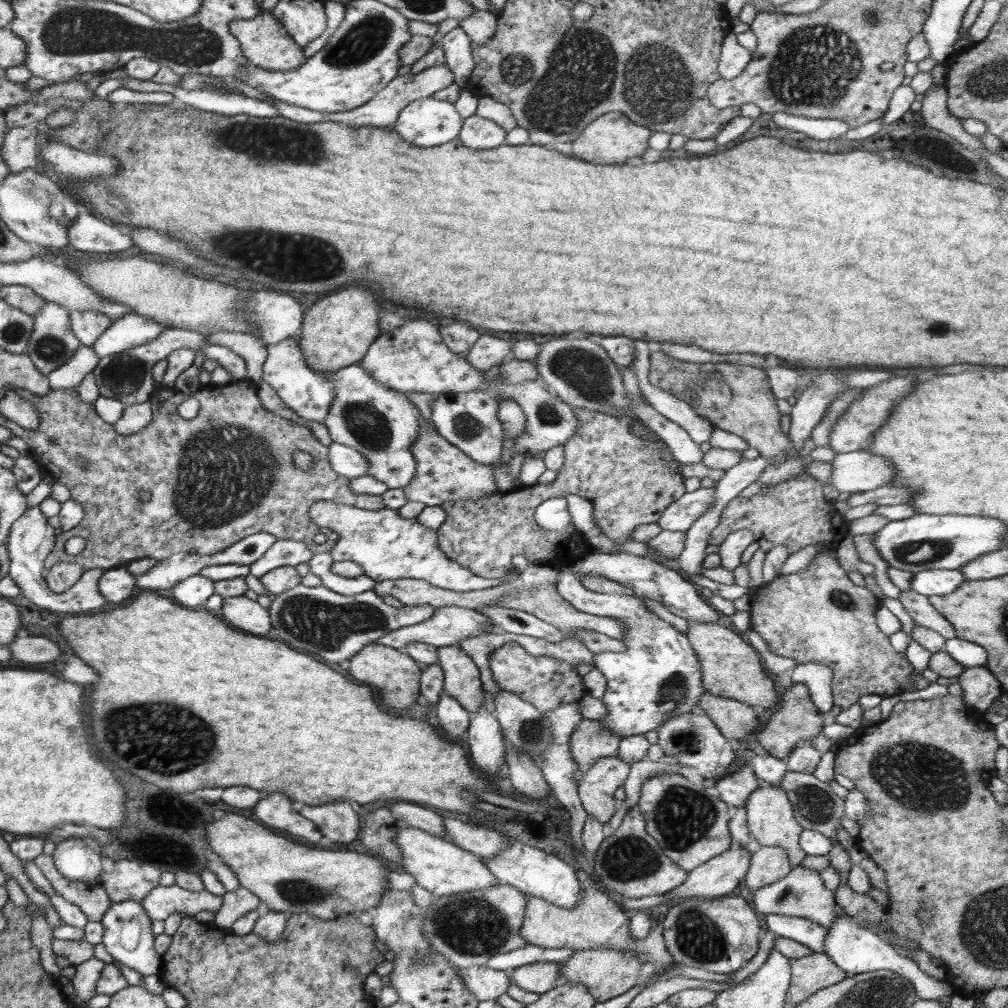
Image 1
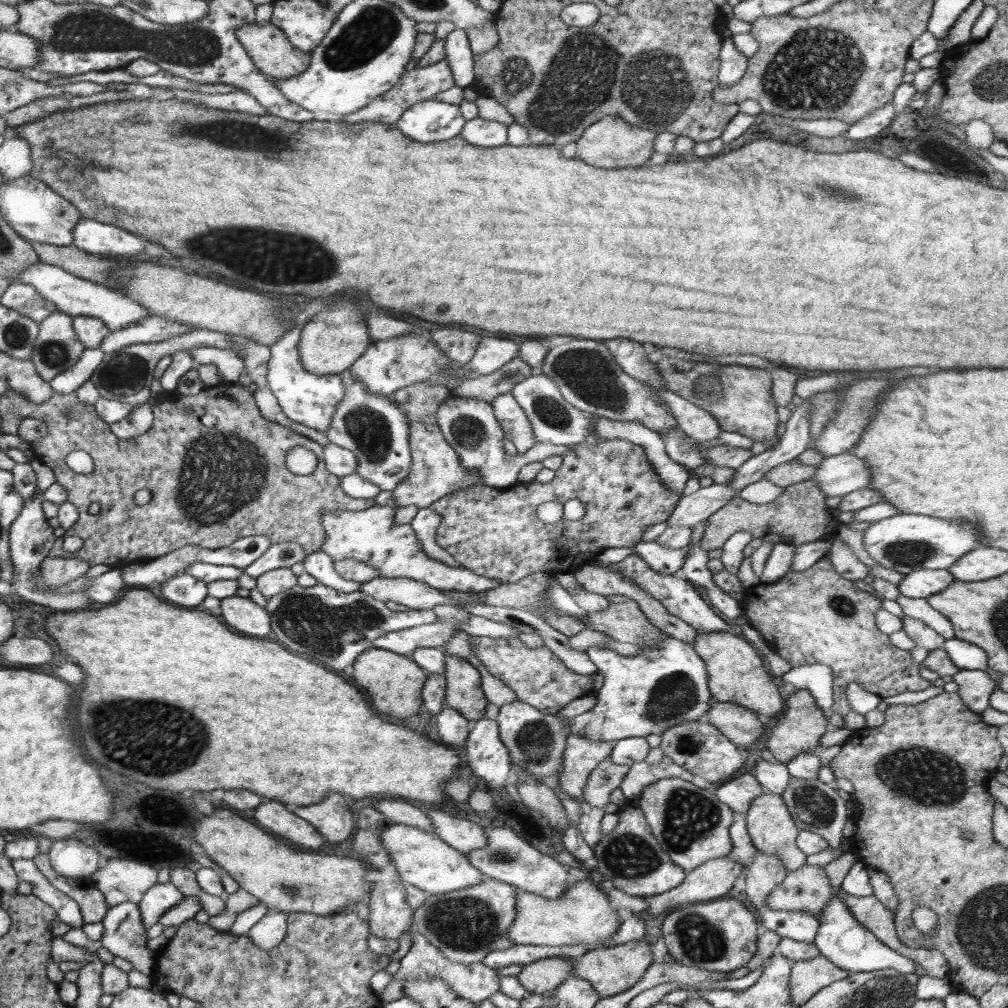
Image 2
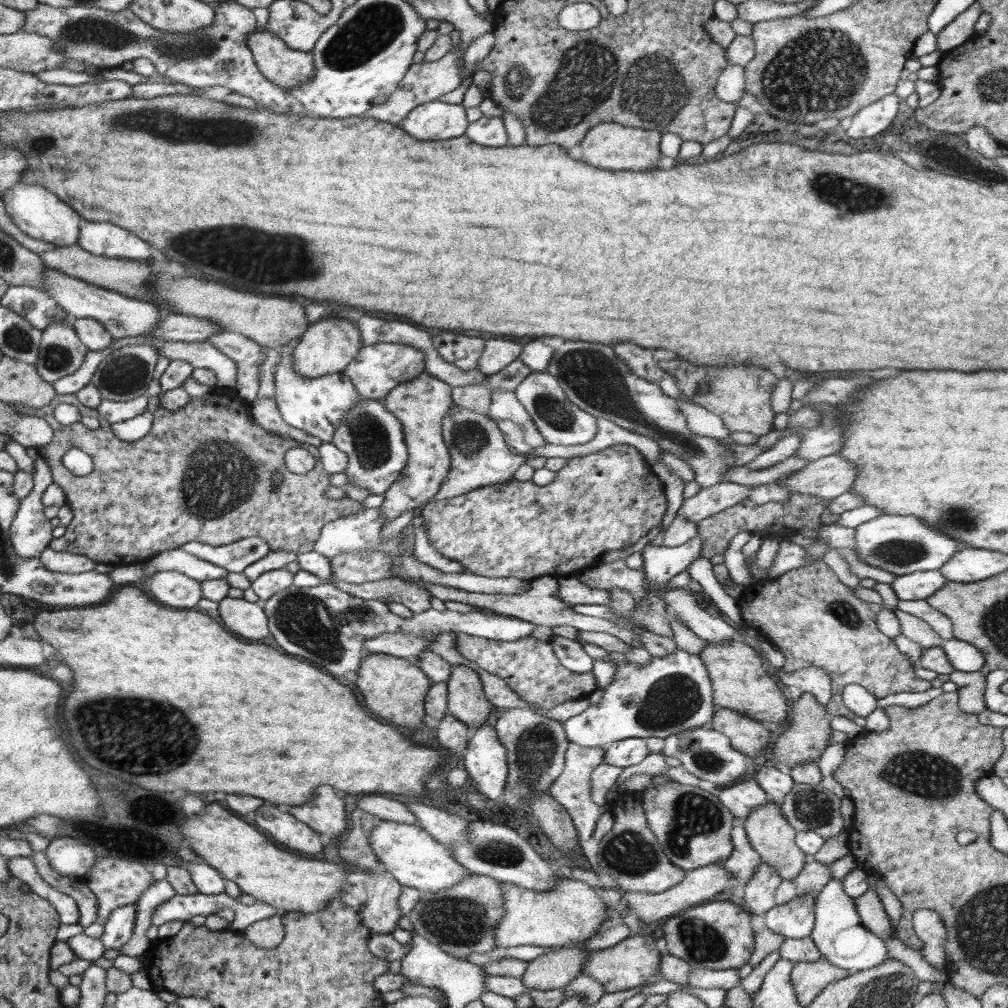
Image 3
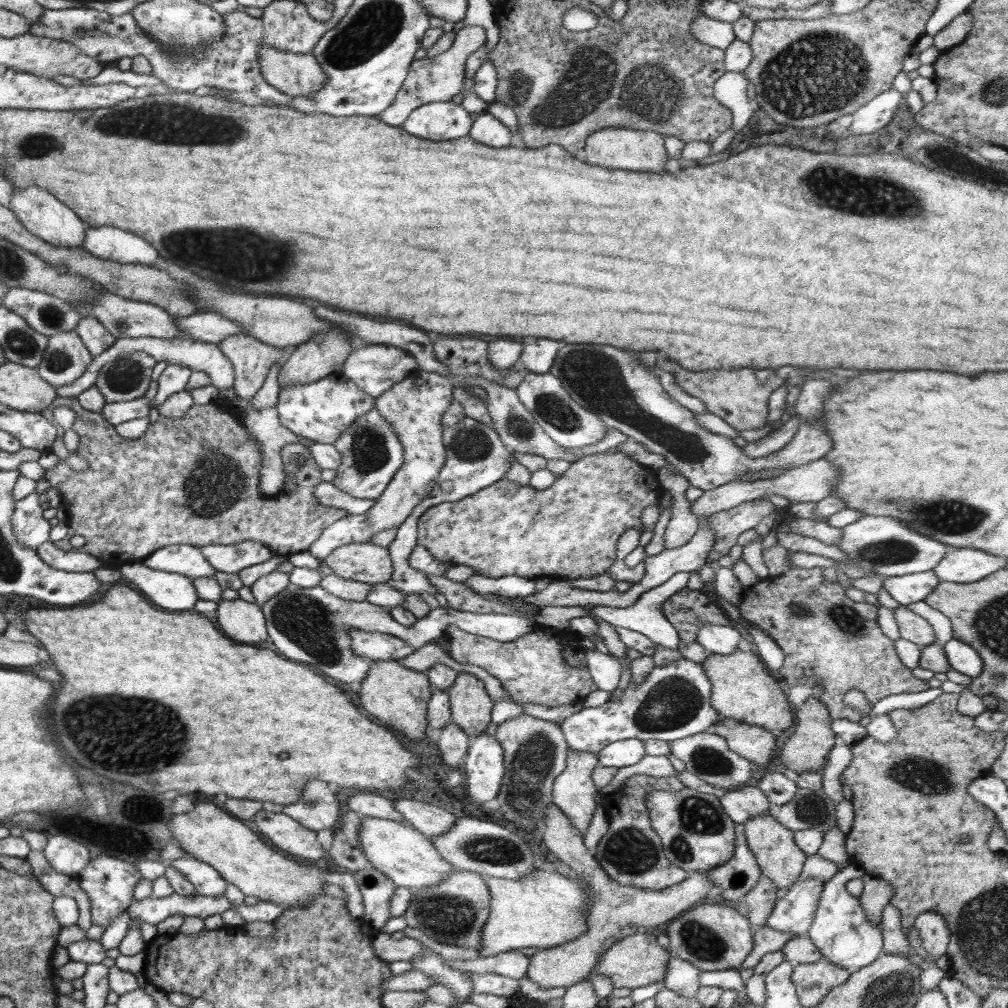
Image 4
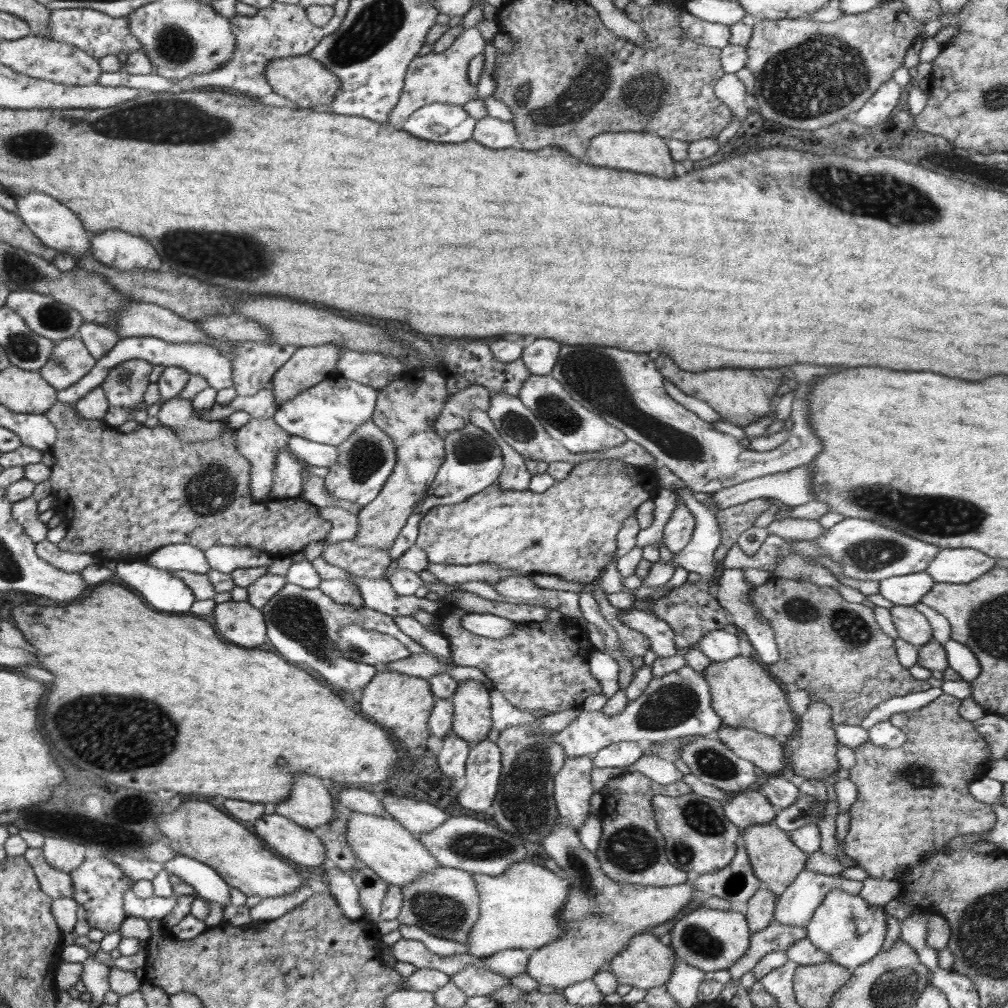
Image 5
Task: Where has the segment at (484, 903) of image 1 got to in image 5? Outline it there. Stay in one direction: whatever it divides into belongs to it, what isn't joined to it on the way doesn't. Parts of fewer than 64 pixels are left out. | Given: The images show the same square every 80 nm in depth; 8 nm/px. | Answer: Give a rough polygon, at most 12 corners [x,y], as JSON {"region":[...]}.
{"region":[[440,867],[401,889],[398,922],[467,944],[470,873]]}

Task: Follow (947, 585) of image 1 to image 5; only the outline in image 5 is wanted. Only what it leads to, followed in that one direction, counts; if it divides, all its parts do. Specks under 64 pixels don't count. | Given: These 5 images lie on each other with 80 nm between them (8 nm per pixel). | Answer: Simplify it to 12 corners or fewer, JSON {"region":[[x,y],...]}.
{"region":[[924,570],[881,580],[879,593],[914,607],[934,579]]}

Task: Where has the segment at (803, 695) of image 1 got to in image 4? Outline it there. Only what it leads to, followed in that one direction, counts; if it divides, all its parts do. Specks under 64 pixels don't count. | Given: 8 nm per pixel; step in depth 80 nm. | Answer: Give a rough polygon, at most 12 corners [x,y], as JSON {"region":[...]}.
{"region":[[811,695],[780,746],[786,768],[823,772],[834,747],[829,708]]}

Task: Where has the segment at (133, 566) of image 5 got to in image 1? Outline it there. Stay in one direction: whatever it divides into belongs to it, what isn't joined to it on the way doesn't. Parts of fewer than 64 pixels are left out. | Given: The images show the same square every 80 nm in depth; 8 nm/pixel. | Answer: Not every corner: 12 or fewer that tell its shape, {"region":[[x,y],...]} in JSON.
{"region":[[192,575],[170,589],[179,605],[193,609],[215,593],[214,581]]}

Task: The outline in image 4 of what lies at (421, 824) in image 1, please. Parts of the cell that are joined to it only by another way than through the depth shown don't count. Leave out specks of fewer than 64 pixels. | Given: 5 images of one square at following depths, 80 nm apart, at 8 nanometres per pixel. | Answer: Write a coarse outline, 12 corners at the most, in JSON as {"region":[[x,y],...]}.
{"region":[[354,794],[349,810],[364,817],[406,823],[392,802],[376,794]]}

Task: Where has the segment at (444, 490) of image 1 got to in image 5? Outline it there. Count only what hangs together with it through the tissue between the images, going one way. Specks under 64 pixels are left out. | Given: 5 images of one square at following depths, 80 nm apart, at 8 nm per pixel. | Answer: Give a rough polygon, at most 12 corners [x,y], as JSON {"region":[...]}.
{"region":[[440,369],[376,392],[396,464],[358,512],[358,546],[389,551],[445,459]]}

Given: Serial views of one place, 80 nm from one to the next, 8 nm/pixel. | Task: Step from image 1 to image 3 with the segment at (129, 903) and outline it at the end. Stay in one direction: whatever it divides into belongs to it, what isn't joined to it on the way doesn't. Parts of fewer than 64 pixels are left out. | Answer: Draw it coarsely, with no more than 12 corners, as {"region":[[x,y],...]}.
{"region":[[135,905],[113,910],[99,938],[119,951],[132,936]]}

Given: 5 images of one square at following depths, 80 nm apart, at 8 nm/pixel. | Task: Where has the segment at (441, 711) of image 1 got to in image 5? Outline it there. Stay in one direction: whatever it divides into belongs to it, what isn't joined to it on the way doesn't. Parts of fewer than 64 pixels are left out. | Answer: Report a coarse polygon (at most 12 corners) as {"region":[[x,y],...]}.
{"region":[[453,731],[442,739],[437,757],[444,776],[465,775],[471,746]]}

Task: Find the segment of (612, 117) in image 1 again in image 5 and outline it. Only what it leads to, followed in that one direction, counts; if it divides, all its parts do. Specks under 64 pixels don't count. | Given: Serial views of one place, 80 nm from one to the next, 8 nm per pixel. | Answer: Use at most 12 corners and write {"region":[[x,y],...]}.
{"region":[[603,132],[592,165],[675,176],[665,139],[651,132]]}

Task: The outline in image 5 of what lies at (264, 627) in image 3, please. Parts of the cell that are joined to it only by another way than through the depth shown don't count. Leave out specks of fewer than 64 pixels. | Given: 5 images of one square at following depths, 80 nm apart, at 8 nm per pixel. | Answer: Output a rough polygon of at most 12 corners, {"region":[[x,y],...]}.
{"region":[[249,602],[218,603],[214,624],[251,650],[269,642],[264,615]]}

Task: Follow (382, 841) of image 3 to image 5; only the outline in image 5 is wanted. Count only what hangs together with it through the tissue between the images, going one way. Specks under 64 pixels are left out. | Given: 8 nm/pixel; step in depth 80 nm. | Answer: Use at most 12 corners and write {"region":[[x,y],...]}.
{"region":[[352,811],[354,855],[403,887],[440,868],[392,818]]}

